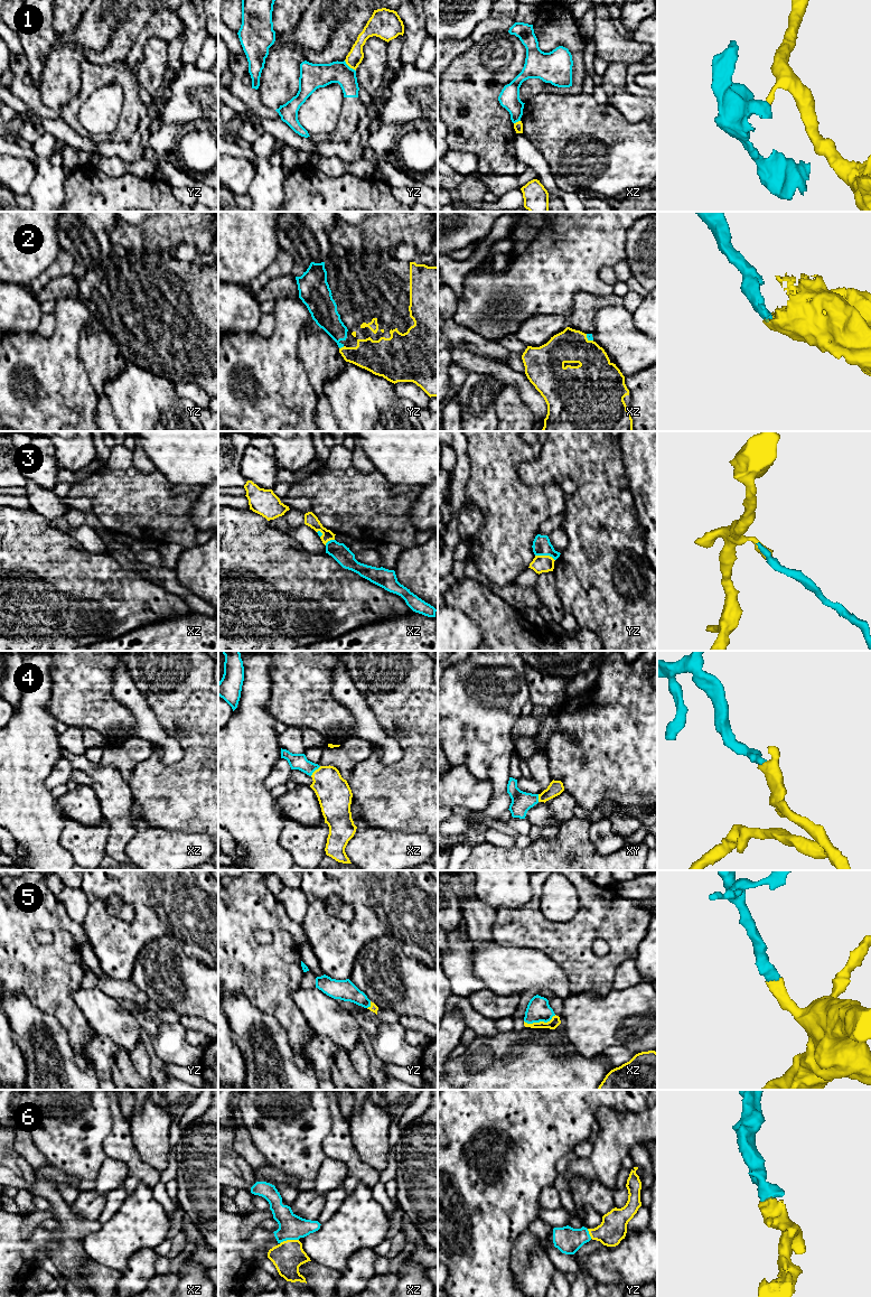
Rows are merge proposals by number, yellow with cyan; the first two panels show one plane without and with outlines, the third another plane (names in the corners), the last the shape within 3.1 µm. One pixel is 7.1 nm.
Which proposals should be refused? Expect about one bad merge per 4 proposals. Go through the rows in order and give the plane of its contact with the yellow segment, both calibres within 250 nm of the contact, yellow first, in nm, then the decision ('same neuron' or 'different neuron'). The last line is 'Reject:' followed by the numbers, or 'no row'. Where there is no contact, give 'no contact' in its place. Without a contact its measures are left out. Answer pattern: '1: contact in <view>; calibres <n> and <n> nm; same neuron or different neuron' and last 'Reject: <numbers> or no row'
1: contact in yz; calibres 110 and 180 nm; different neuron
2: contact in yz; calibres 220 and 170 nm; same neuron
3: contact in yz; calibres 130 and 130 nm; different neuron
4: contact in xz; calibres 240 and 110 nm; same neuron
5: contact in xz; calibres 70 and 160 nm; same neuron
6: contact in xz; calibres 220 and 190 nm; same neuron
Reject: 1, 3

